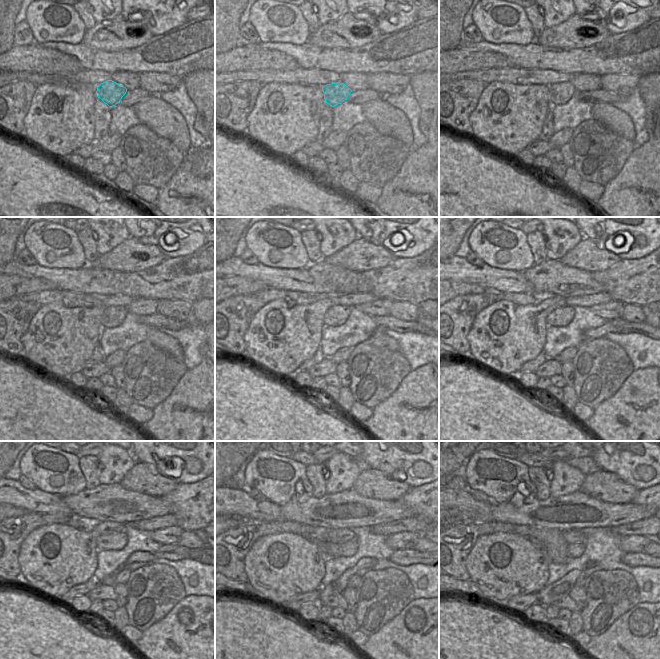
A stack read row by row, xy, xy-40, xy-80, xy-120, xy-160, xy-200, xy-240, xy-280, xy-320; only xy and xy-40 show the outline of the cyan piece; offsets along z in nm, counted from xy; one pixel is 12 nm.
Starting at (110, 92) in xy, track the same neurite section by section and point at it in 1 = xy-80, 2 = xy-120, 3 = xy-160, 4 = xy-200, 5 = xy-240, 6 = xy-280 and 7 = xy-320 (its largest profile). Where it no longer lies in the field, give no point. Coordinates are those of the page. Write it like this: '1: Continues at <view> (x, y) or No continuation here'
1: Continues at xy-80 (560, 93)
2: Continues at xy-120 (113, 316)
3: Continues at xy-160 (336, 316)
4: Continues at xy-200 (560, 317)
5: Continues at xy-240 (113, 542)
6: Continues at xy-280 (347, 548)
7: Continues at xy-320 (575, 550).

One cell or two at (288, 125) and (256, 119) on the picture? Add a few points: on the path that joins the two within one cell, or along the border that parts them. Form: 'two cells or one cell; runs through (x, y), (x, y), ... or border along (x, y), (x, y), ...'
one cell; runs through (280, 121), (264, 121)

